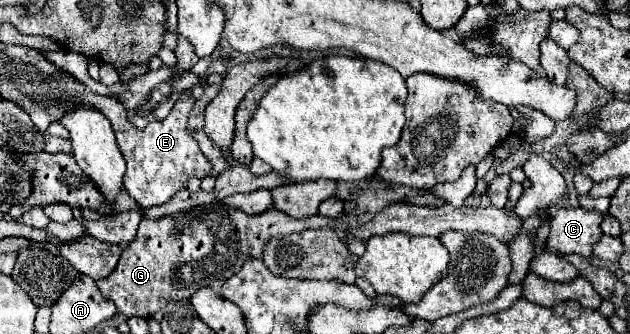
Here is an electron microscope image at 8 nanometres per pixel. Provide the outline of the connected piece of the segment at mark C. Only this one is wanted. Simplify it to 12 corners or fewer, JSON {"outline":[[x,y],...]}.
{"outline":[[581,206],[551,218],[549,248],[589,258],[603,216]]}

